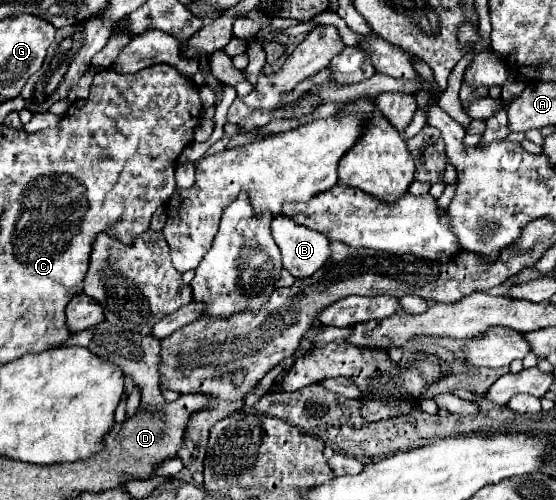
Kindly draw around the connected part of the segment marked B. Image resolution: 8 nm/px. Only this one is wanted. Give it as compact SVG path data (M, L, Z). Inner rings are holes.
M276 216L272 236L282 250L284 268L294 278L310 278L330 262L330 240L310 228L292 224L286 216Z

